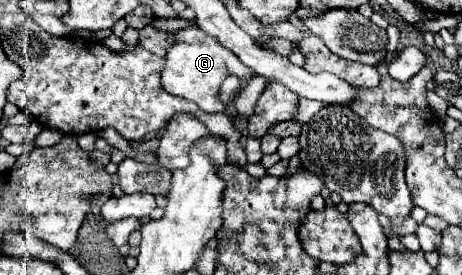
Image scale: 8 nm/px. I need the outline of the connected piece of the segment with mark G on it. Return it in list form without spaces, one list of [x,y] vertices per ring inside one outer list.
[[[197,26],[175,32],[175,44],[167,50],[165,68],[161,72],[161,84],[169,94],[195,102],[203,112],[223,112],[225,106],[219,102],[217,94],[221,82],[229,75],[238,76],[245,88],[253,72],[233,52],[223,48],[215,38],[207,36]]]

